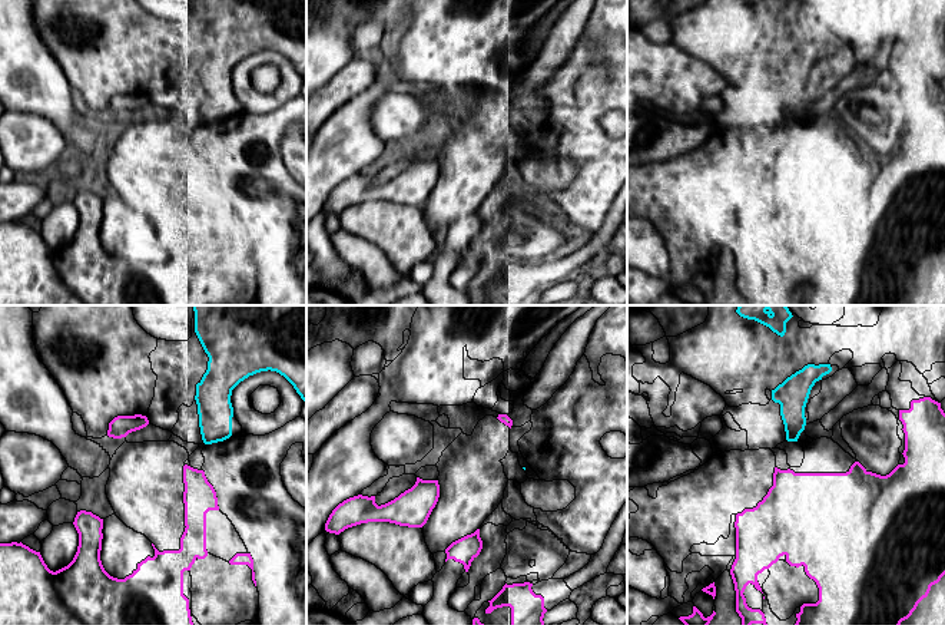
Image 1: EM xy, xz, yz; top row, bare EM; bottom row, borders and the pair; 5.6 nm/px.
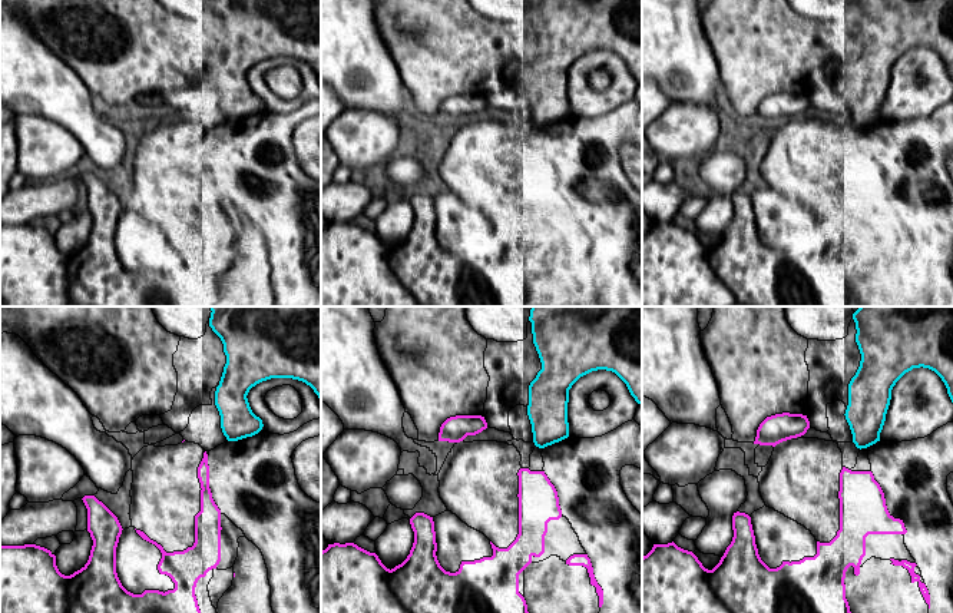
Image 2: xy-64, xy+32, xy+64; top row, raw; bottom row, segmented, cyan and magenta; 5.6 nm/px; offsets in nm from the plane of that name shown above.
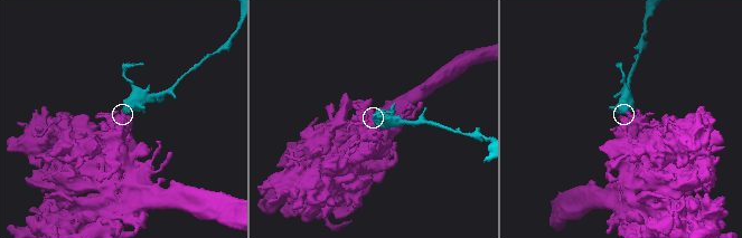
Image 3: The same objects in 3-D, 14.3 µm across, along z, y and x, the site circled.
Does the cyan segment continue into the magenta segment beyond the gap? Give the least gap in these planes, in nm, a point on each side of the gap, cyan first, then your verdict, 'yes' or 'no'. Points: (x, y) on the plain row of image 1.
150 nm apart; from cyan across xy (205, 122), (196, 148); no

